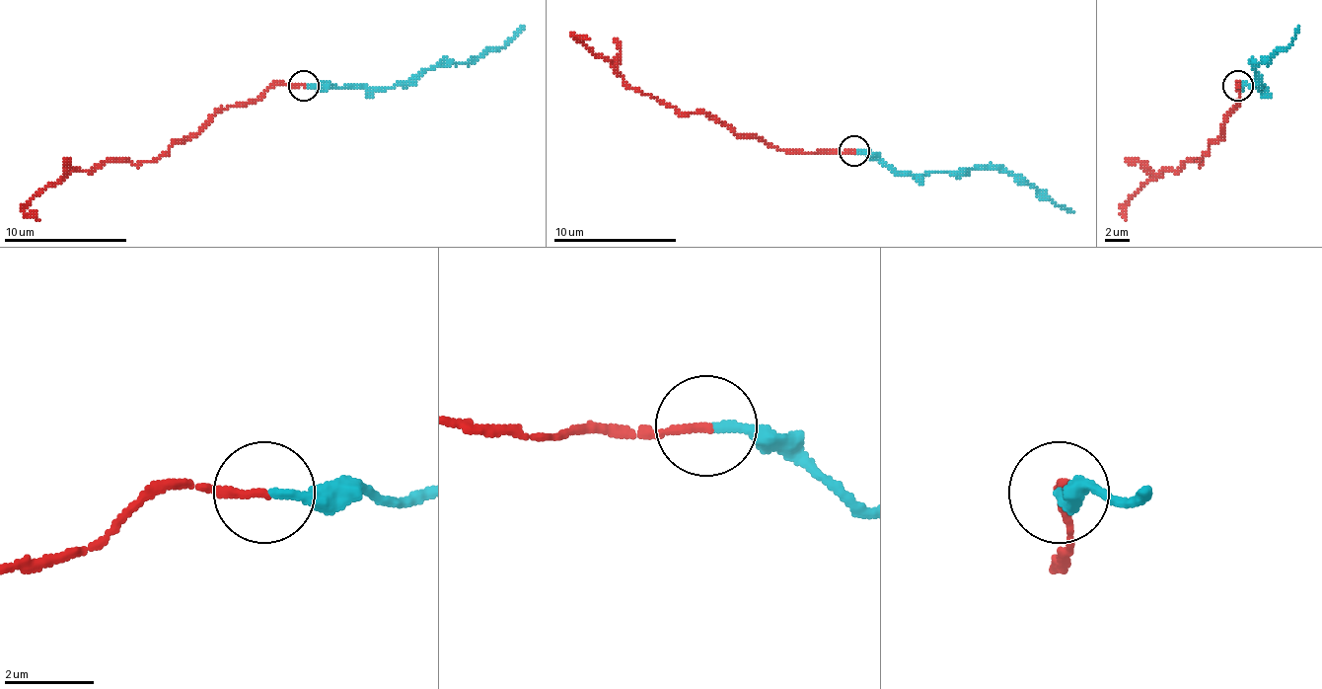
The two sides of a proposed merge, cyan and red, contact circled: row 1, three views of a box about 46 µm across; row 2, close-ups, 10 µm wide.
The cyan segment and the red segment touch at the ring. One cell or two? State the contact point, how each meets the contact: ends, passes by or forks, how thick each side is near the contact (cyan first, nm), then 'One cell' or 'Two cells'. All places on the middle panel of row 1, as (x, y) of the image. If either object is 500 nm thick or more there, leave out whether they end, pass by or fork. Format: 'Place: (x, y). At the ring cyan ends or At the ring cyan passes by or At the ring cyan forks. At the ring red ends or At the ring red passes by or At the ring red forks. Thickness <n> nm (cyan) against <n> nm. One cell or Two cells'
Place: (853, 151). At the ring cyan ends. At the ring red ends. Thickness 220 nm (cyan) against 180 nm. Two cells

